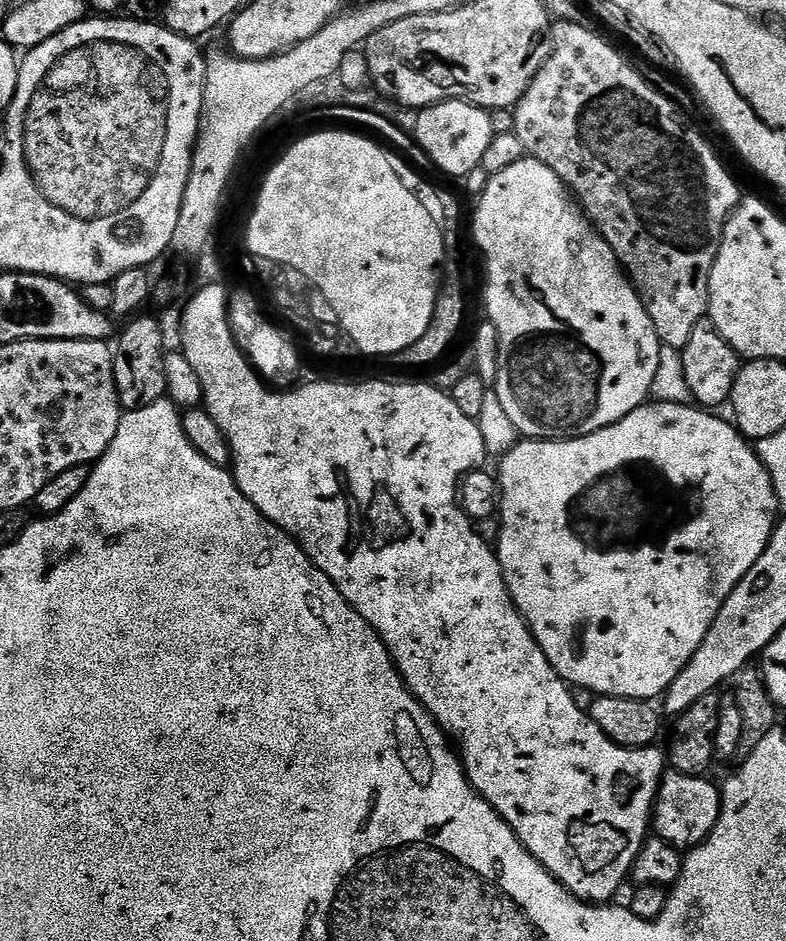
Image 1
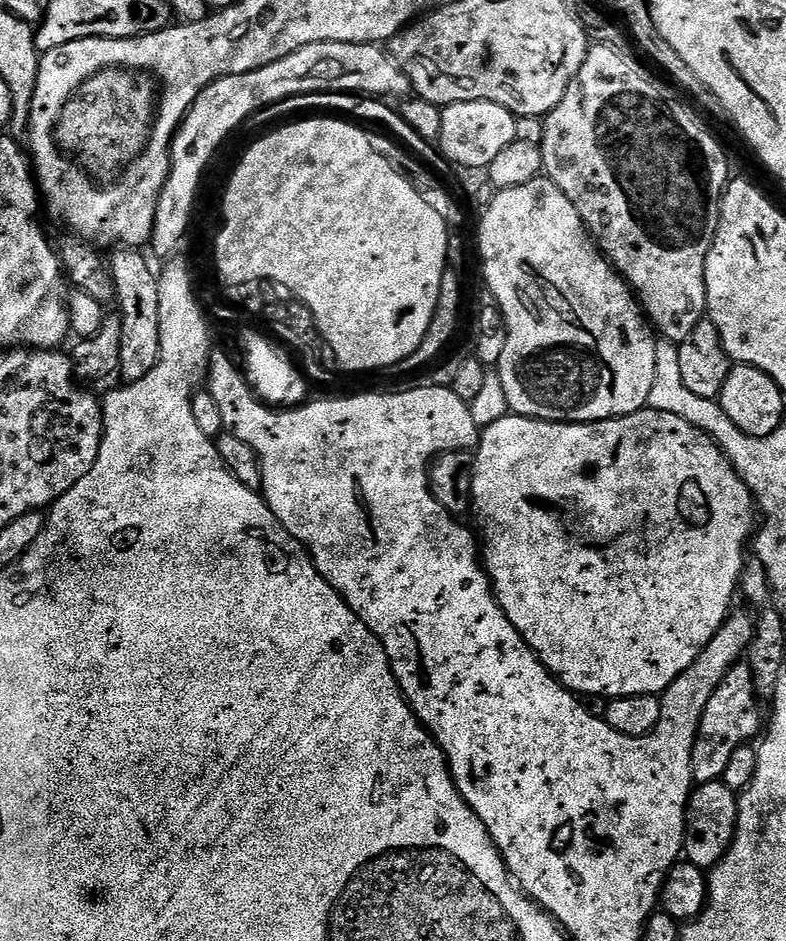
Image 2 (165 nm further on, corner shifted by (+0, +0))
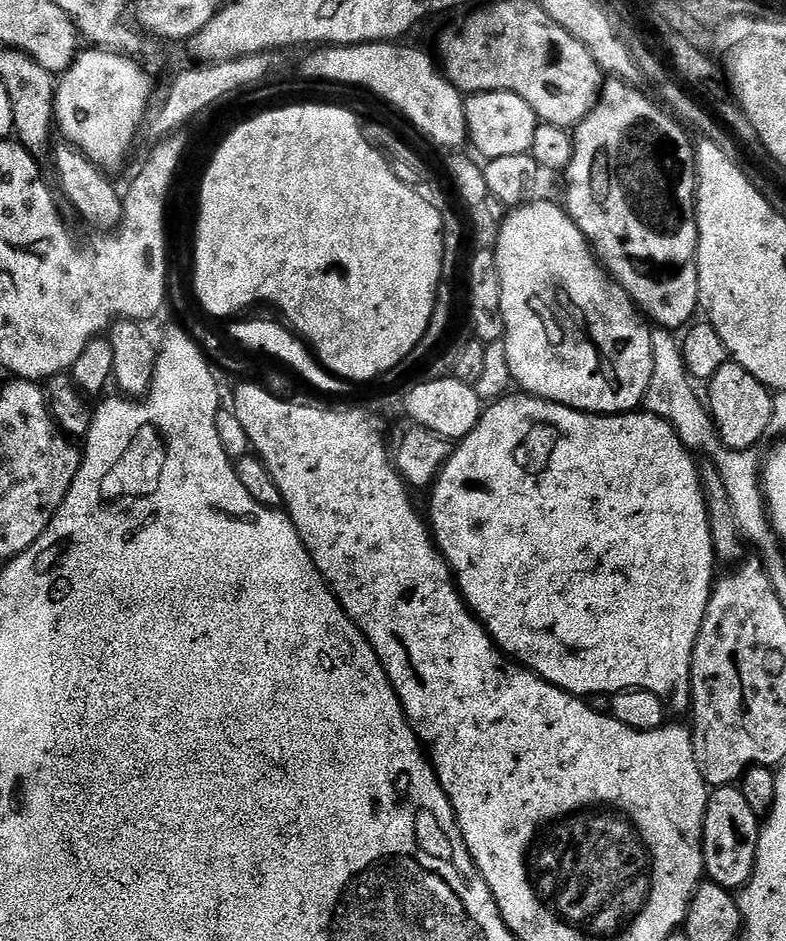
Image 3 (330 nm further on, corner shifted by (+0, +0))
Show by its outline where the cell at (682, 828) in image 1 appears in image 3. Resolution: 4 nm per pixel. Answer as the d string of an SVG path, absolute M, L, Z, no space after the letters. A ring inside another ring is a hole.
M739 787L717 788L709 795L704 815L704 871L711 883L729 890L739 890L748 883L754 870L761 827Z

